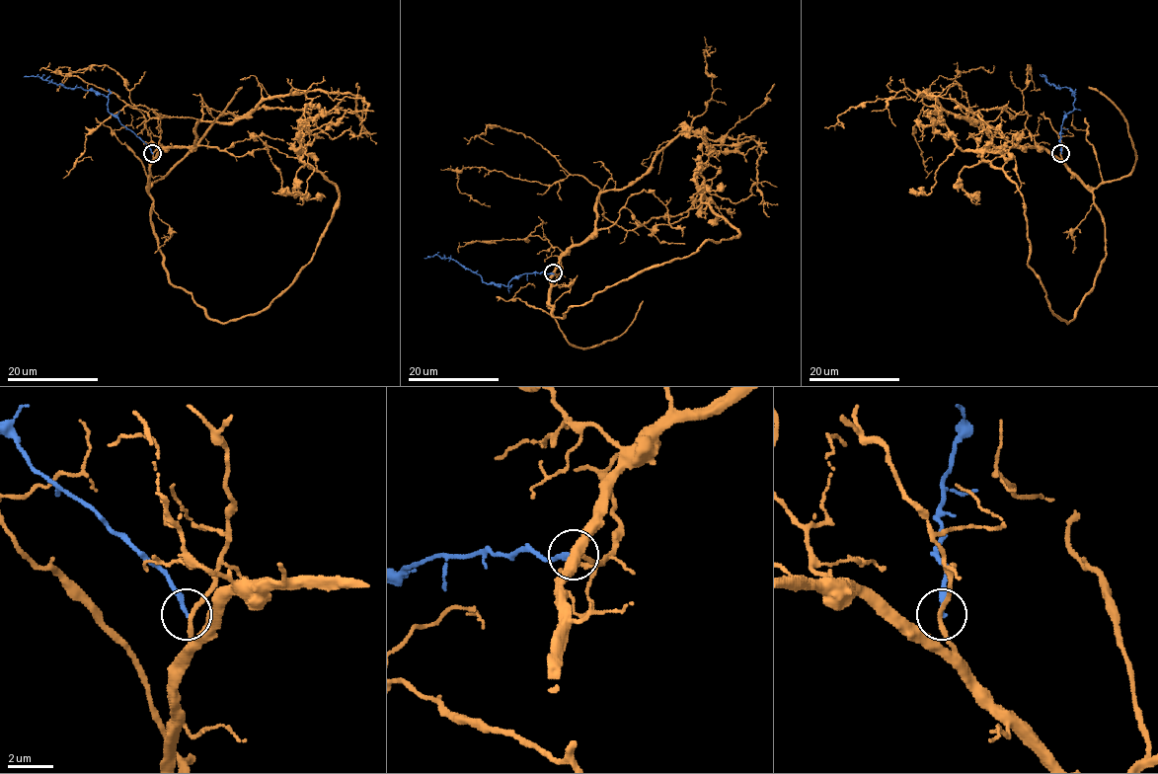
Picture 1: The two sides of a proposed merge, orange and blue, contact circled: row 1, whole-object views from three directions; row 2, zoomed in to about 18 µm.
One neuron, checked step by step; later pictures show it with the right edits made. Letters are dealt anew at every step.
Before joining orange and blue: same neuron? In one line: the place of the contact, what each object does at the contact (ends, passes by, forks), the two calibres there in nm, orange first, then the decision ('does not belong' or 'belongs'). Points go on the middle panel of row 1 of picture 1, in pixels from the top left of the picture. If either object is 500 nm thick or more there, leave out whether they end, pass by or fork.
at (553, 272); orange passes by; blue ends there; 200 nm thick on the orange side, 240 nm on the other; does not belong

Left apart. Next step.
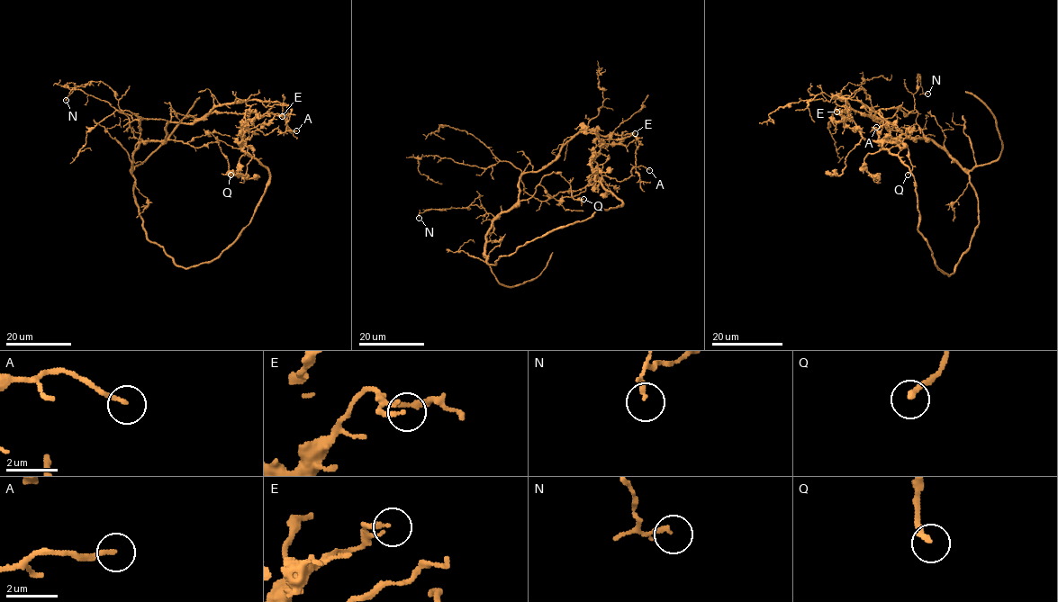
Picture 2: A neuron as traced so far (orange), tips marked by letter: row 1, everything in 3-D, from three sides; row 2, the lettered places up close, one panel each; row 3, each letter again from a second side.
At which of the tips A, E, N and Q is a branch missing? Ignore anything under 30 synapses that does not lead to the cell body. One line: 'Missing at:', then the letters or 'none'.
Missing at: none

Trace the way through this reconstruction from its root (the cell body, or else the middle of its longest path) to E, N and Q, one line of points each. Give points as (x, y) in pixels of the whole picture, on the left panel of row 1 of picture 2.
E: (162, 140), (187, 143), (211, 133), (241, 150), (242, 124), (253, 128), (277, 113), (282, 116)
N: (162, 140), (137, 138), (129, 127), (129, 117), (119, 106), (115, 93), (101, 81), (76, 85), (66, 100)
Q: (162, 140), (181, 140), (194, 147), (218, 140), (229, 162), (230, 175)

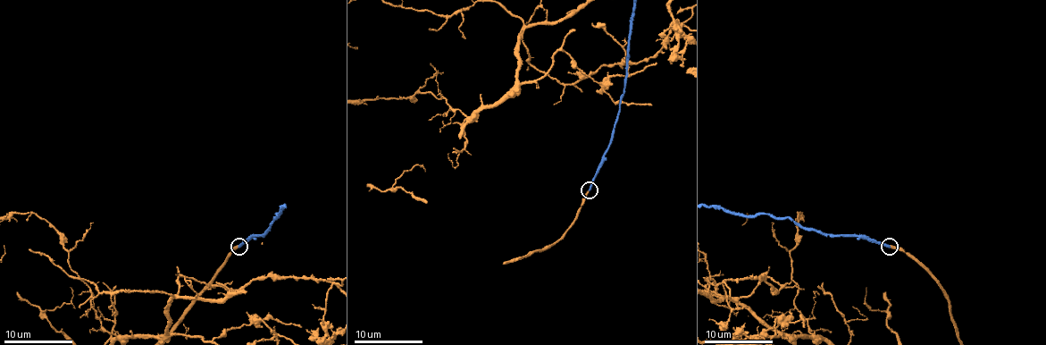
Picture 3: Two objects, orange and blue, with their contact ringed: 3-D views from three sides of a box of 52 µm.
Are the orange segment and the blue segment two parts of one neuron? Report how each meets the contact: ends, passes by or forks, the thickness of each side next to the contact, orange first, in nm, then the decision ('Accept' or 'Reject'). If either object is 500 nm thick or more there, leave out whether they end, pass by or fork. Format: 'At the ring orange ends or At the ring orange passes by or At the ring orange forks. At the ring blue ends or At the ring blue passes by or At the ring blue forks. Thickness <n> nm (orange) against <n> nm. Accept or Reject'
At the ring orange ends. At the ring blue ends. Thickness 280 nm (orange) against 280 nm. Accept

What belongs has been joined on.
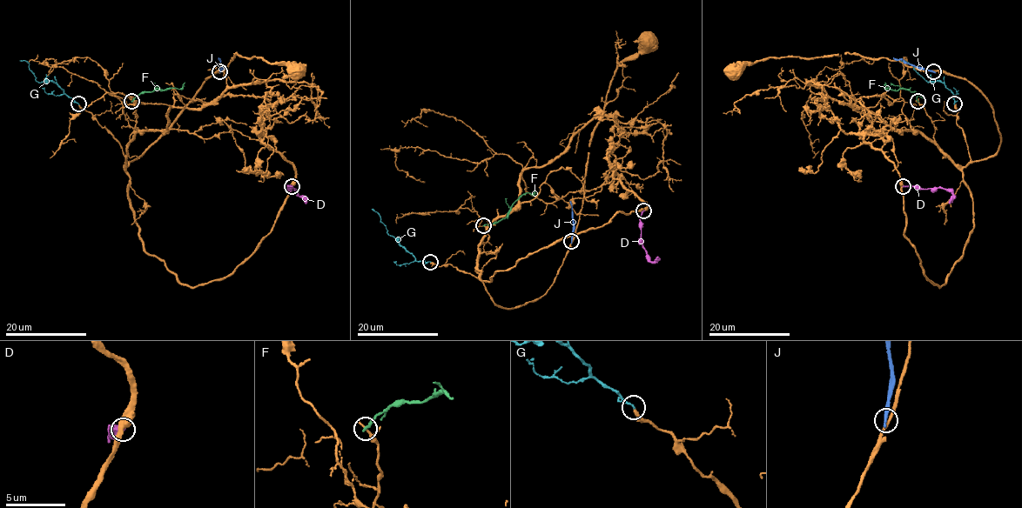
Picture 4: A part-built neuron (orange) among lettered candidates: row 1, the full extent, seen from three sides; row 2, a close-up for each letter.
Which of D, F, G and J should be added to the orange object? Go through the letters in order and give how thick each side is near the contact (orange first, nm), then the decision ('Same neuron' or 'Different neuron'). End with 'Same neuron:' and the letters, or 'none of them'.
D: Thickness 480 nm (orange) against 280 nm. Different neuron
F: Thickness 190 nm (orange) against 240 nm. Different neuron
G: Thickness 360 nm (orange) against 170 nm. Same neuron
J: Thickness 280 nm (orange) against 320 nm. Different neuron
Same neuron: G

